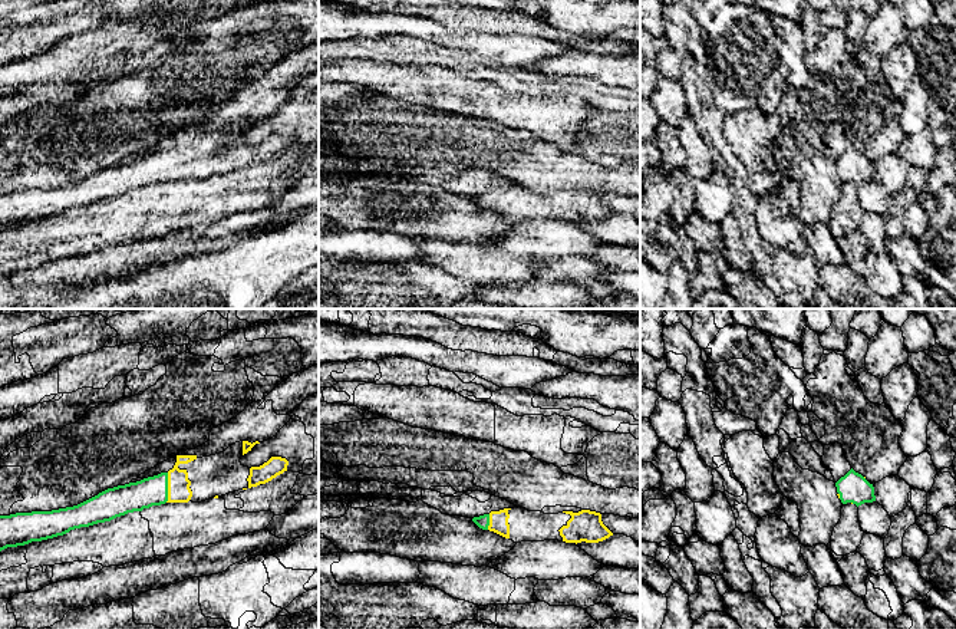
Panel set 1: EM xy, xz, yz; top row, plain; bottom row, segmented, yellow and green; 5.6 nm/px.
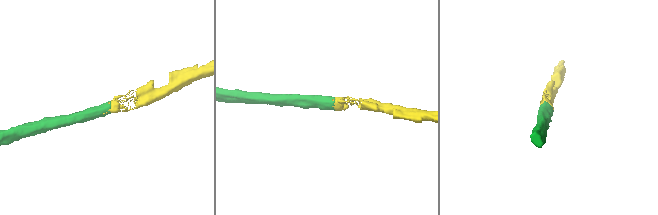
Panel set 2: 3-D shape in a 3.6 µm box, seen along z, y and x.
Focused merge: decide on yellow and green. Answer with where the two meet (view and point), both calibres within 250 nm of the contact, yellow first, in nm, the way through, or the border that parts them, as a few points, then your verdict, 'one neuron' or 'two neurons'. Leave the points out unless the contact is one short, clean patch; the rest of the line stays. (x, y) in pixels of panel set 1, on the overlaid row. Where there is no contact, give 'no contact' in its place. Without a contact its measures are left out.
meets yellow in xy at (168, 487); 130 nm thick on the yellow side, 160 nm on the other; runs through xy (178, 484), (168, 487), (150, 491); one neuron

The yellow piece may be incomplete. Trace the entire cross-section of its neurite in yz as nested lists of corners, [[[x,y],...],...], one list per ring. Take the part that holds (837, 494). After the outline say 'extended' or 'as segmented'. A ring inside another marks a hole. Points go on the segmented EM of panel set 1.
[[[853,468],[835,483],[835,487],[843,504],[853,503],[858,507],[876,501],[873,484]]] | extended

